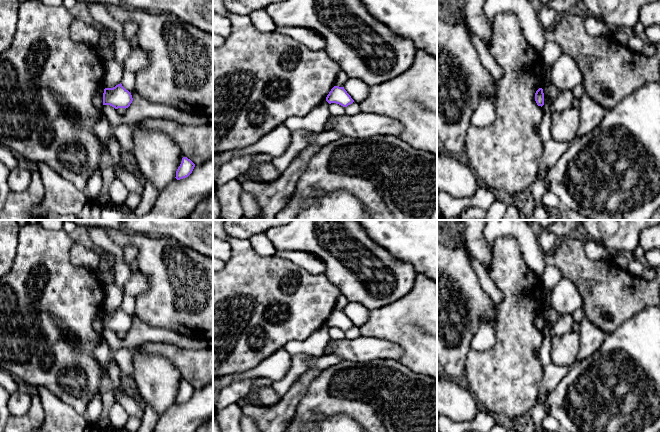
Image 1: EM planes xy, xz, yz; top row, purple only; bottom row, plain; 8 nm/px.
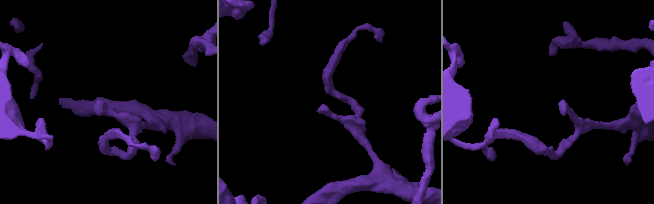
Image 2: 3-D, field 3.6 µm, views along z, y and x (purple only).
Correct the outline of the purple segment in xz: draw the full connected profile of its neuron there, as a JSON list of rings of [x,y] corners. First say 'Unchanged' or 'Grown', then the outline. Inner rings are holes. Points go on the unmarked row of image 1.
Unchanged. [[[334,310],[326,321],[326,325],[331,327],[339,328],[343,331],[347,331],[352,328],[354,324],[347,317],[344,311]]]

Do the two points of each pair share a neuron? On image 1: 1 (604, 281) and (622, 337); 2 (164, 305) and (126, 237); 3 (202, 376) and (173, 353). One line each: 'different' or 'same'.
1: different
2: same
3: same

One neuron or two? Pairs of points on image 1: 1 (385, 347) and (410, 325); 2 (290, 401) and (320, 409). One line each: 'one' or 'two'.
1: two
2: two

